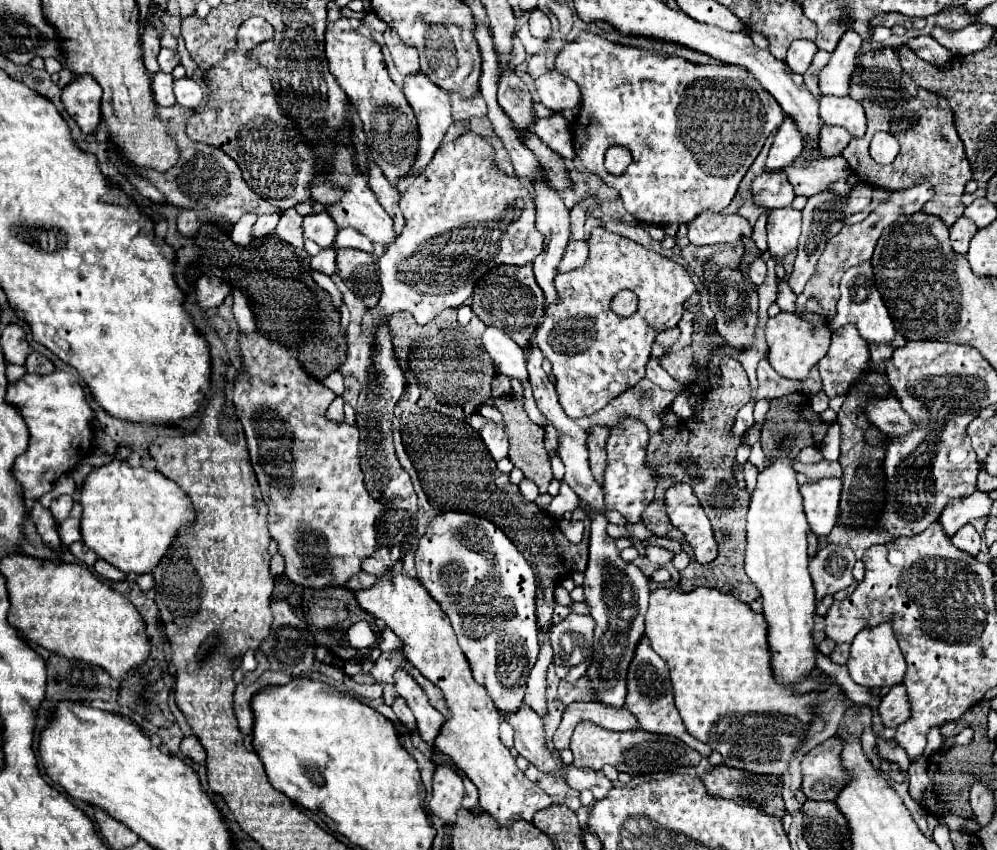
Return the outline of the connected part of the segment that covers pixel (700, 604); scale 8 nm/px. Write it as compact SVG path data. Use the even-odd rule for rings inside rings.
M657 588L649 598L649 612L645 618L645 634L651 640L651 648L667 662L675 706L691 736L717 750L725 764L741 768L753 774L771 774L781 778L797 748L805 742L811 728L813 710L835 698L845 698L839 684L831 684L819 692L795 692L791 686L783 686L775 680L771 668L771 650L767 642L765 616L753 612L751 606L731 594L723 594L713 588L695 588L693 592L677 592L671 588Z

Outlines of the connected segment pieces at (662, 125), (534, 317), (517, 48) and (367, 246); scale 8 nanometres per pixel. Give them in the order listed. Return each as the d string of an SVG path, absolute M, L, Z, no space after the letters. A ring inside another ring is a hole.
M583 30L575 40L565 42L553 68L571 78L581 90L579 114L571 122L575 156L587 174L613 186L619 192L625 210L643 224L689 224L701 212L723 212L765 140L785 118L777 100L753 80L753 74L747 72L747 68L729 64L693 64L679 56L611 42L591 30ZM611 146L625 146L633 156L633 162L619 178L611 176L603 166L603 156Z
M533 264L523 266L497 266L491 268L489 274L481 276L473 288L473 296L469 300L473 312L487 324L503 328L517 344L525 348L529 344L531 334L539 326L539 318L543 312L543 296L541 288L537 288L535 276L533 276Z
M513 38L513 48L511 50L511 62L509 62L509 68L515 70L516 66L524 62L527 56L526 50L519 40L519 38Z
M353 228L339 230L333 246L335 248L357 248L357 250L363 250L363 252L373 252L373 244L365 236L361 236L361 232L357 232Z

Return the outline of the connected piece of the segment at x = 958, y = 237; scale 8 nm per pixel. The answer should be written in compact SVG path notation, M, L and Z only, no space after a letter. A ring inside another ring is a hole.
M961 216L951 228L951 244L953 244L953 250L959 252L959 254L967 254L967 248L969 248L969 240L973 238L973 234L977 232L977 226L973 220Z

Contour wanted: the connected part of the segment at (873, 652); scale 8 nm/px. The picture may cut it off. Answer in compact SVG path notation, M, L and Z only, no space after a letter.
M885 622L881 626L875 628L865 628L861 630L855 640L851 642L851 656L847 660L847 668L849 668L849 676L867 688L881 688L881 686L895 686L903 680L907 664L903 658L903 652L899 650L899 644L893 636L891 624Z

